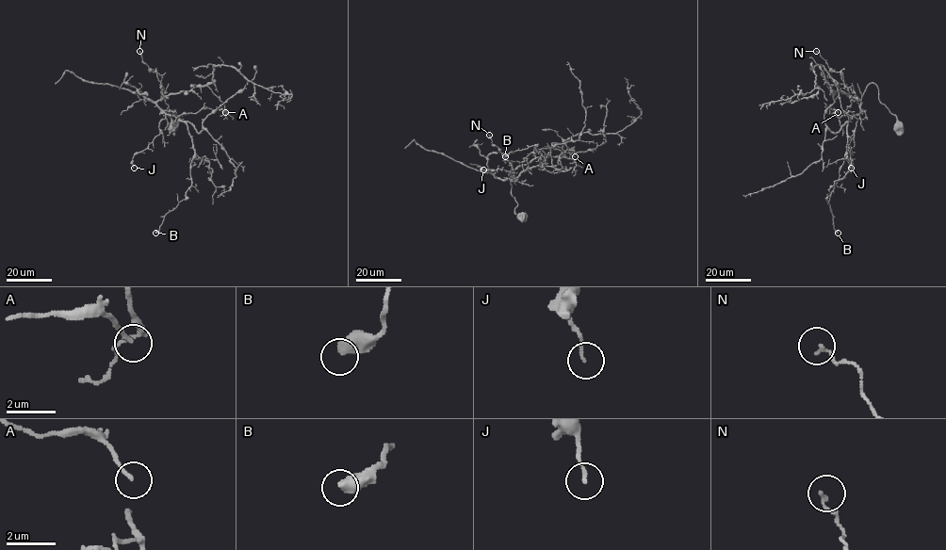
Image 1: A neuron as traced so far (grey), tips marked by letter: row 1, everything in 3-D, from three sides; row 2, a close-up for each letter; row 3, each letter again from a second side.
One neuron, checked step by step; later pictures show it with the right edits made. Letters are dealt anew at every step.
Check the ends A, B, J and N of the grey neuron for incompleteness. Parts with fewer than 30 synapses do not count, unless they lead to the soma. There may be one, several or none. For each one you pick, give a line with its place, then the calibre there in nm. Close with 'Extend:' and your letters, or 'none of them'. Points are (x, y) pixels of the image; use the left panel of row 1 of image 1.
Extend: none of them

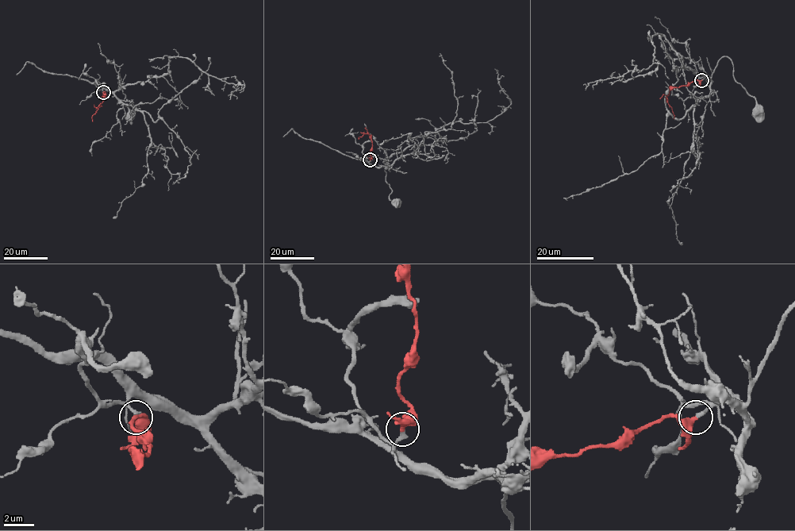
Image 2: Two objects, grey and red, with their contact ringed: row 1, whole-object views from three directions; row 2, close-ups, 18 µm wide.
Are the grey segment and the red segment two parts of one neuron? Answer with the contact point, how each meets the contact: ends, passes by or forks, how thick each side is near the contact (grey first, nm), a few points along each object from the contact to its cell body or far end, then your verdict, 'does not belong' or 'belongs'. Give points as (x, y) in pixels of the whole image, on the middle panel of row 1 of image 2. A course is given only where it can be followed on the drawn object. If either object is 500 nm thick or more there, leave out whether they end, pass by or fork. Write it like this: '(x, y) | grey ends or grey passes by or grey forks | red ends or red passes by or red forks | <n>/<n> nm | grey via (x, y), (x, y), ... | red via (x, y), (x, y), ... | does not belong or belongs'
(370, 159) | grey ends | red ends | 280/480 nm | grey via (370, 159), (370, 163), (384, 167), (385, 181), (391, 190), (389, 198), (396, 202) | red via (370, 159), (371, 136), (366, 132), (359, 138) | belongs

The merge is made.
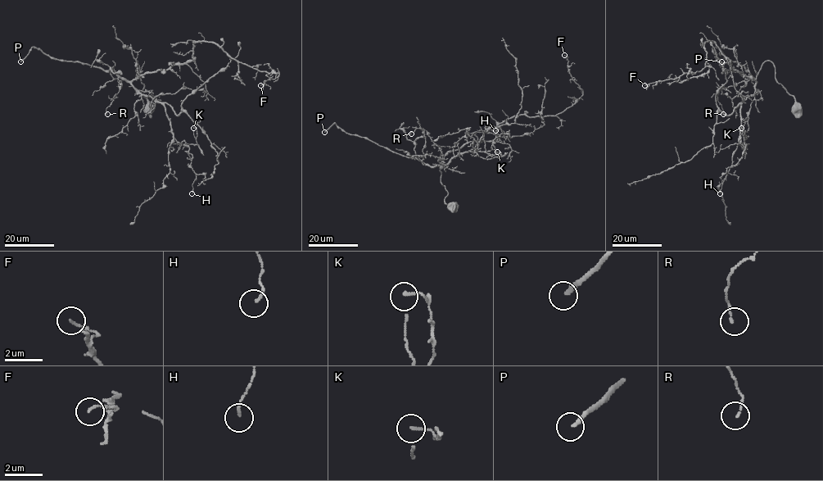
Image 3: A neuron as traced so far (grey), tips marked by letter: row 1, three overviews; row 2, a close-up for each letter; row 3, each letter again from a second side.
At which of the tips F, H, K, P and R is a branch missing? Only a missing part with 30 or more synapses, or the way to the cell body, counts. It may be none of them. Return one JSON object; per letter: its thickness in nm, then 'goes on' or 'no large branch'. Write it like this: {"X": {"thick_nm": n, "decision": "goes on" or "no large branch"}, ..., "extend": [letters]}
{"F": {"thick_nm": 110, "decision": "no large branch"}, "H": {"thick_nm": 130, "decision": "no large branch"}, "K": {"thick_nm": 140, "decision": "no large branch"}, "P": {"thick_nm": 240, "decision": "goes on"}, "R": {"thick_nm": 110, "decision": "no large branch"}, "extend": ["P"]}

